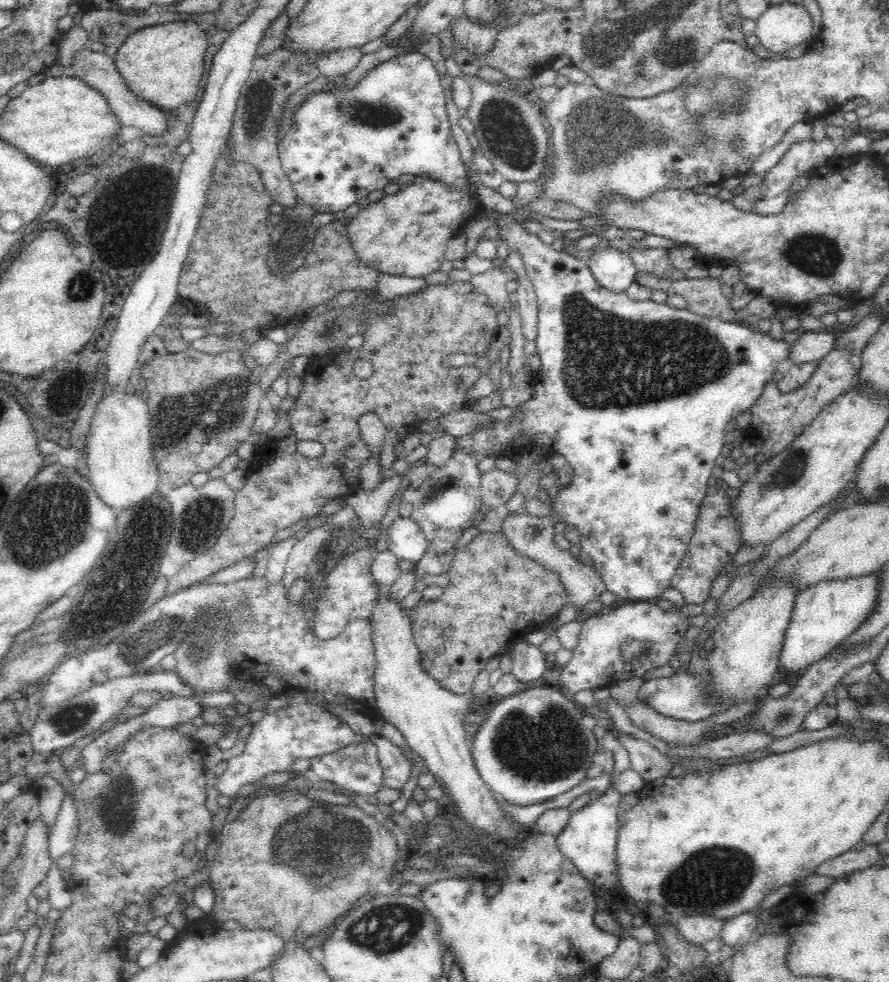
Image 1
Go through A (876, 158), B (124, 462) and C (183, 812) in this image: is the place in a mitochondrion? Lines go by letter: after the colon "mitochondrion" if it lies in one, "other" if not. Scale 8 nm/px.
A: other
B: other
C: other

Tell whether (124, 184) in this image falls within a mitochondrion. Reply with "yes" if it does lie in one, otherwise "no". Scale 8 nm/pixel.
yes

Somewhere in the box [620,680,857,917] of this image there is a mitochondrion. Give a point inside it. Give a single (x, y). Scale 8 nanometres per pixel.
(711, 880)

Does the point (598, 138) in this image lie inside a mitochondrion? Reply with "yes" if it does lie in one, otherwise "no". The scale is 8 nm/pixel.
yes

